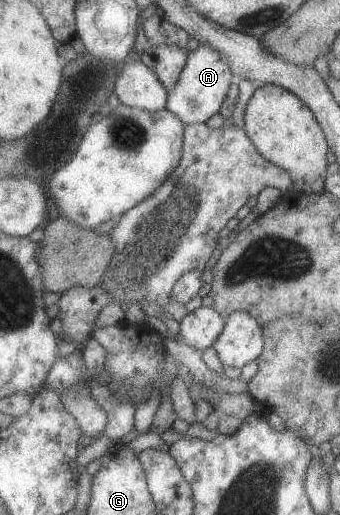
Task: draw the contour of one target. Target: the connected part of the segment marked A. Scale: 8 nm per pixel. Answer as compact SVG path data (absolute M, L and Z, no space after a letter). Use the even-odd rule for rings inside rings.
M201 44L194 51L189 52L187 66L175 85L174 91L169 93L167 108L175 113L185 124L203 124L220 113L222 103L228 97L230 85L237 80L226 55L212 45Z

